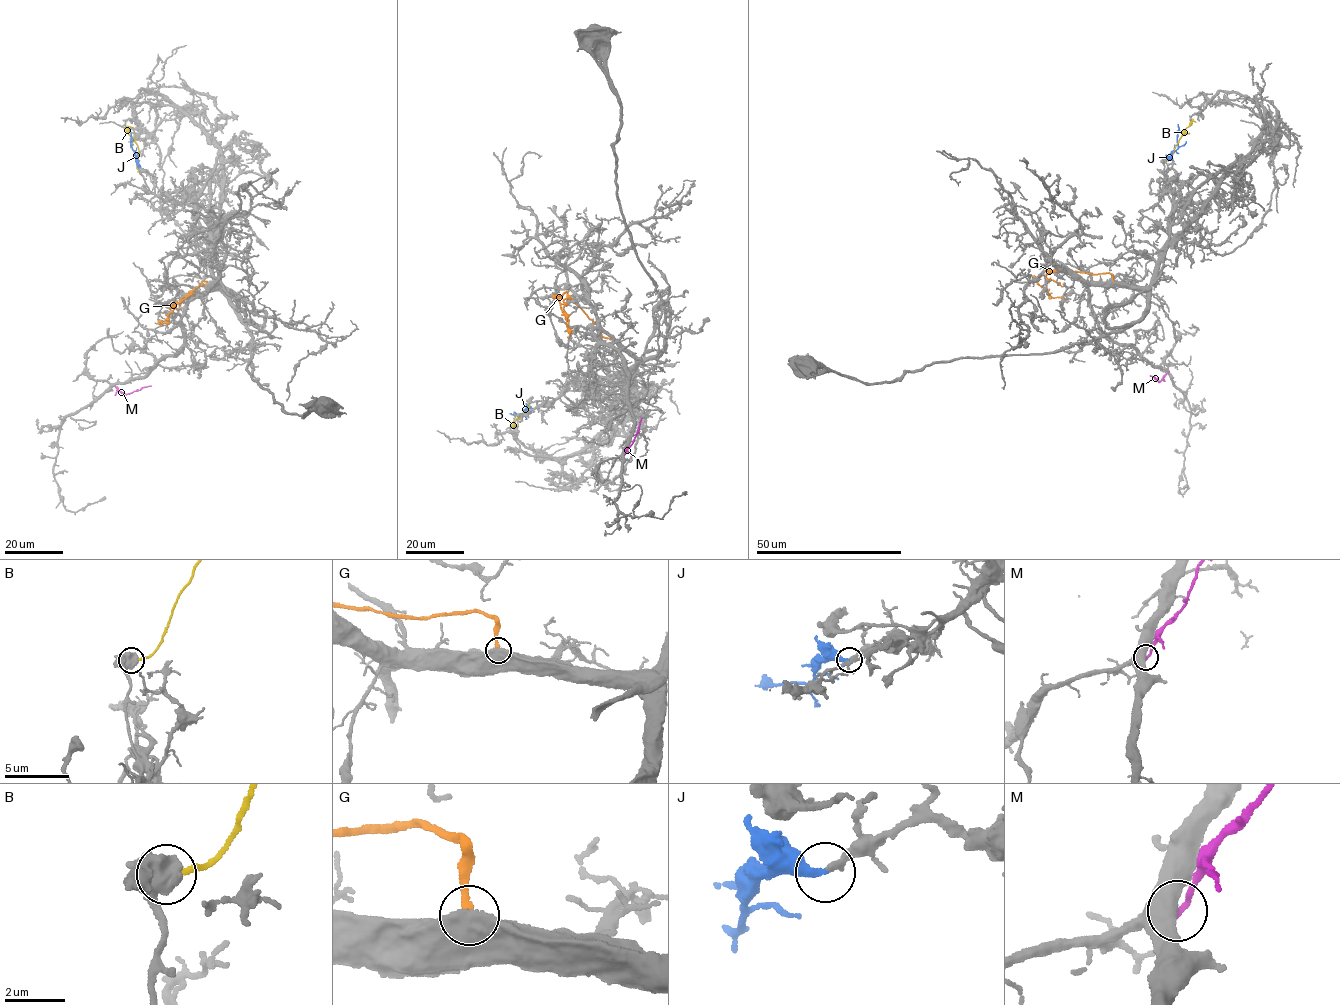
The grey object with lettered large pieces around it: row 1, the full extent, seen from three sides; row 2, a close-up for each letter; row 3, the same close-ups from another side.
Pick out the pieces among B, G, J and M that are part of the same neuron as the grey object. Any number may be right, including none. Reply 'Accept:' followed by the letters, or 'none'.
Accept: J

